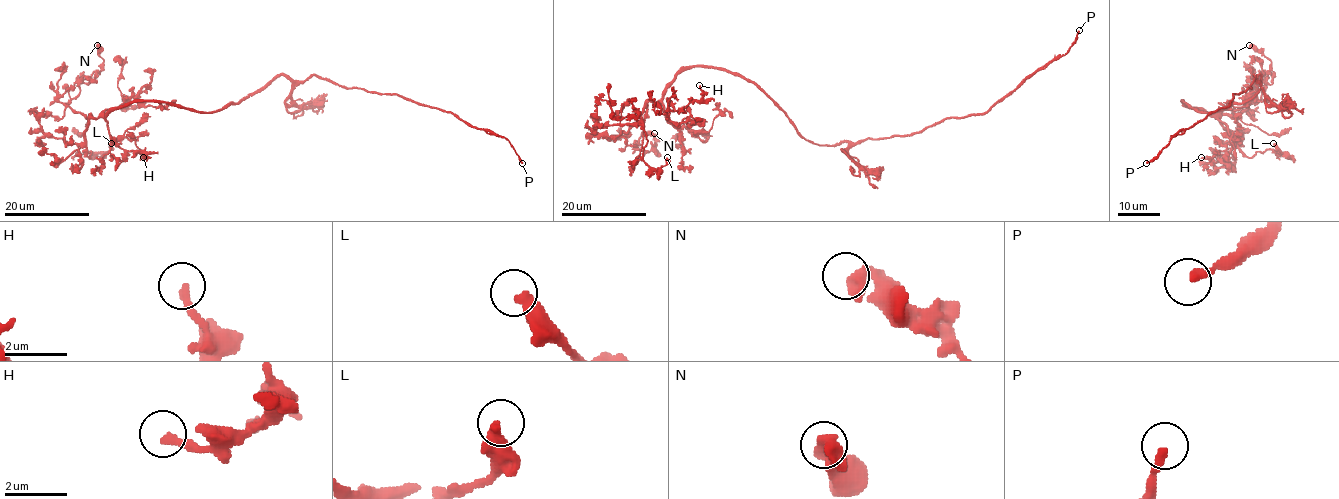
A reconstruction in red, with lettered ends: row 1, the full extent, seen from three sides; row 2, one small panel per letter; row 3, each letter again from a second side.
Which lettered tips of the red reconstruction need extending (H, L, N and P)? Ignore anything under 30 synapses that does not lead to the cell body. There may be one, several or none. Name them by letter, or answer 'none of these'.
P

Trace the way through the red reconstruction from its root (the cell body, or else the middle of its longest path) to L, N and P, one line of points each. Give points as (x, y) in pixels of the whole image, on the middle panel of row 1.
L: (802, 135), (752, 82), (722, 70), (689, 66), (641, 113), (647, 140), (642, 158), (660, 169), (667, 157)
N: (802, 135), (752, 82), (700, 66), (683, 69), (647, 103), (646, 116), (621, 135), (659, 155), (654, 133)
P: (802, 135), (820, 145), (860, 143), (913, 135), (948, 118), (986, 113), (1027, 78), (1063, 56), (1079, 30)

